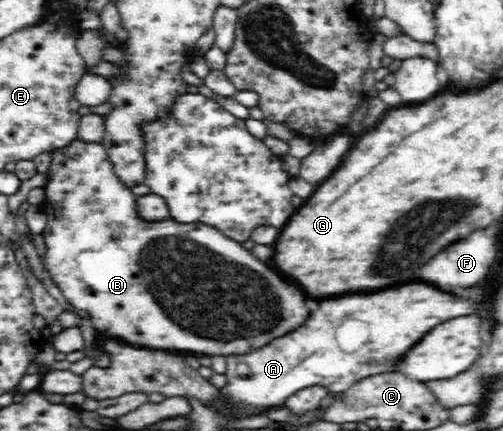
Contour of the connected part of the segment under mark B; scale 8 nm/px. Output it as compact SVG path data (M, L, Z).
M75 139L68 146L59 147L51 152L52 162L46 172L47 182L43 186L45 199L40 207L47 216L47 225L40 237L43 267L48 276L56 283L69 304L74 306L80 318L89 319L97 333L117 335L126 342L138 347L150 346L152 350L182 350L182 352L200 352L206 356L226 356L226 354L246 354L246 350L258 350L266 346L274 338L280 338L292 330L296 330L310 316L310 310L306 308L306 298L298 290L298 286L290 286L290 282L282 282L274 270L270 270L268 264L254 258L250 250L246 250L242 244L226 238L218 229L202 223L179 224L171 217L158 222L148 222L140 219L136 210L137 196L132 189L114 171L113 163L109 161L108 151L102 142L85 142Z

